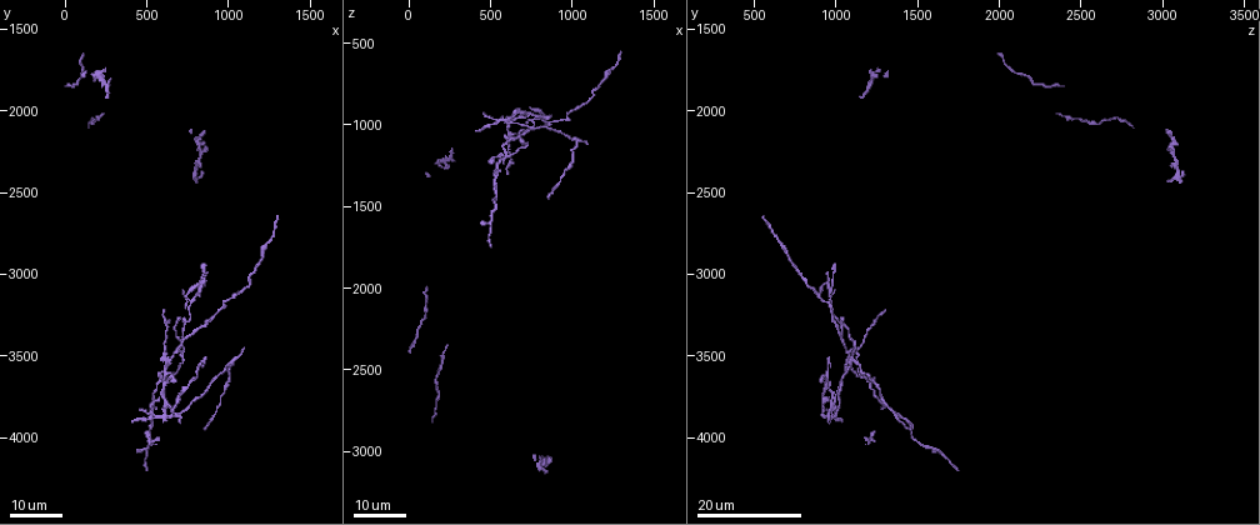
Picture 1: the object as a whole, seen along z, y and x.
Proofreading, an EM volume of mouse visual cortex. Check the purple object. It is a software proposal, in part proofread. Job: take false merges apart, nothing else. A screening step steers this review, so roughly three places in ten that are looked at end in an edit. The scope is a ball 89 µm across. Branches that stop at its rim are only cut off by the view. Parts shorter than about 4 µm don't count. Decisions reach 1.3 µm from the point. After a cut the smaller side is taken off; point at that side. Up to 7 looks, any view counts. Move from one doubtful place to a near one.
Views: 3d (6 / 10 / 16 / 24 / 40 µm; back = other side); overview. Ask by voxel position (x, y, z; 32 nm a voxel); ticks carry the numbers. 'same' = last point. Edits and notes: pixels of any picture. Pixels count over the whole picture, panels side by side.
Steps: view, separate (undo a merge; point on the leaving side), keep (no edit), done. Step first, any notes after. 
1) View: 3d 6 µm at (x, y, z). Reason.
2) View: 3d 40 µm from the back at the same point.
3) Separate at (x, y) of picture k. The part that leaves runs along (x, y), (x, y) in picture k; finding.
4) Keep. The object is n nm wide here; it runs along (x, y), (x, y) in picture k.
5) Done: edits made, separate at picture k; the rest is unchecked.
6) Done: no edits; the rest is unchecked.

View: 3d 16 µm at (560, 3780, 1260). Calibre changes.

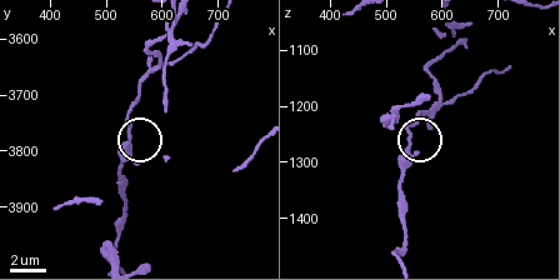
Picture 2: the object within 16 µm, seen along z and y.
View: 3d 10 µm at (545, 3775, 1265).

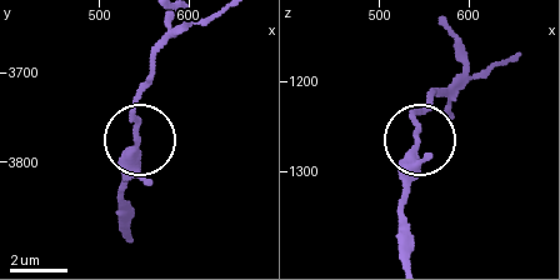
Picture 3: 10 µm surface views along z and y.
Keep. It runs along (456, 51), (454, 79), (411, 118), (419, 165), (404, 206) in picture 3; all the same cell.

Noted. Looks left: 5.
View: 3d 16 µm at (720, 3400, 1040). Arms part here.

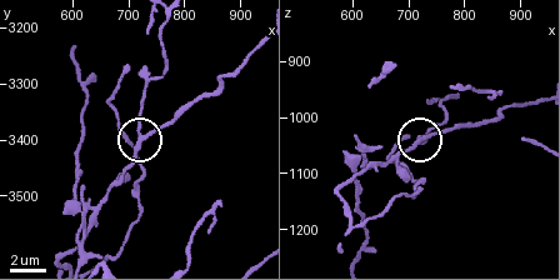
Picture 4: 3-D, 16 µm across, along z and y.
View: 3d 10 µm at (730, 3390, 1035). Closer look.

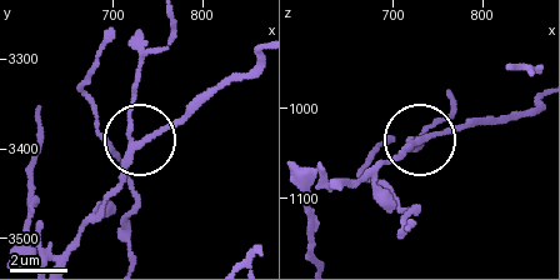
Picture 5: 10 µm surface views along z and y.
Separate at (133, 105) of picture 5. 3 arms meet here; two cells meet here.

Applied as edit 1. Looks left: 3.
View: 3d 24 µm at (600, 3660, 1200). Four arms meet.

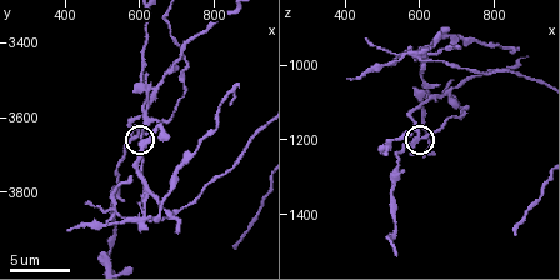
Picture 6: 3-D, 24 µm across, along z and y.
View: 3d 10 µm at (580, 3660, 1210).

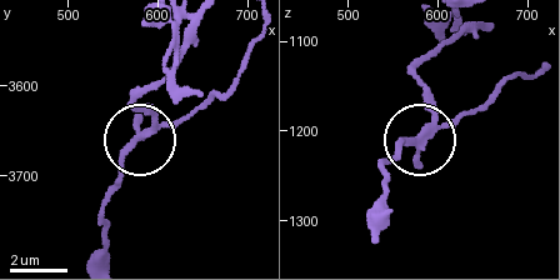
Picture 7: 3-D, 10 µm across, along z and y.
Separate at (180, 121) of picture 7. 4 arms meet here; two cells meet here.

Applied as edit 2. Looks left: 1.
Done: edits made, separate at picture 5, separate at picture 7; the rest is unchecked.

